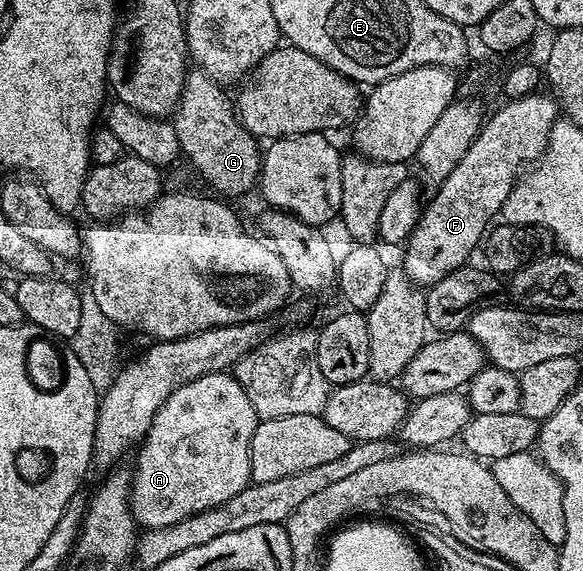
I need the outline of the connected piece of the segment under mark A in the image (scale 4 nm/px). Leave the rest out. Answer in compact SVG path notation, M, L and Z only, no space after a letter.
M217 371L196 377L192 382L177 387L155 413L152 425L141 440L138 460L132 466L130 511L139 528L176 525L186 517L232 501L240 489L250 486L250 446L252 433L260 420L252 401L248 401L245 386L239 380L237 383L232 376L233 374Z

